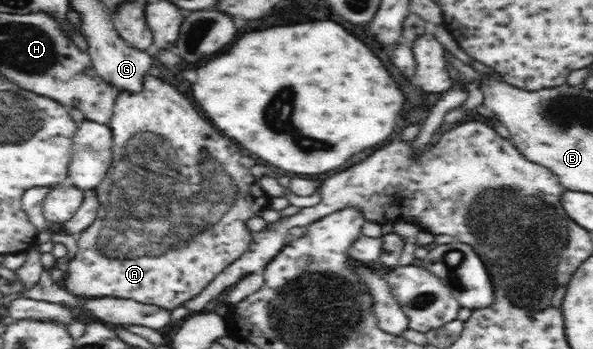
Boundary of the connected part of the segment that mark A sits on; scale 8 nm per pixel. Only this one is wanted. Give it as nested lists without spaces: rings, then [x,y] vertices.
[[[148,76],[145,88],[141,94],[129,94],[119,92],[119,96],[115,102],[114,114],[108,126],[112,131],[112,166],[108,170],[106,177],[103,178],[102,184],[95,188],[95,197],[99,199],[99,208],[97,208],[98,218],[87,230],[83,230],[76,237],[78,251],[67,266],[67,271],[63,274],[62,280],[55,280],[59,286],[65,288],[71,296],[85,298],[93,297],[115,297],[135,300],[141,304],[155,304],[155,306],[174,310],[182,306],[182,304],[199,294],[203,288],[211,282],[219,272],[223,272],[229,264],[235,262],[245,250],[251,240],[255,230],[251,230],[251,226],[247,226],[247,222],[251,222],[251,218],[262,217],[264,210],[269,208],[269,200],[271,196],[262,189],[259,184],[259,178],[255,178],[249,169],[241,165],[241,152],[239,148],[229,140],[223,138],[199,112],[195,110],[195,106],[173,88],[170,84],[164,83],[155,76]]]

